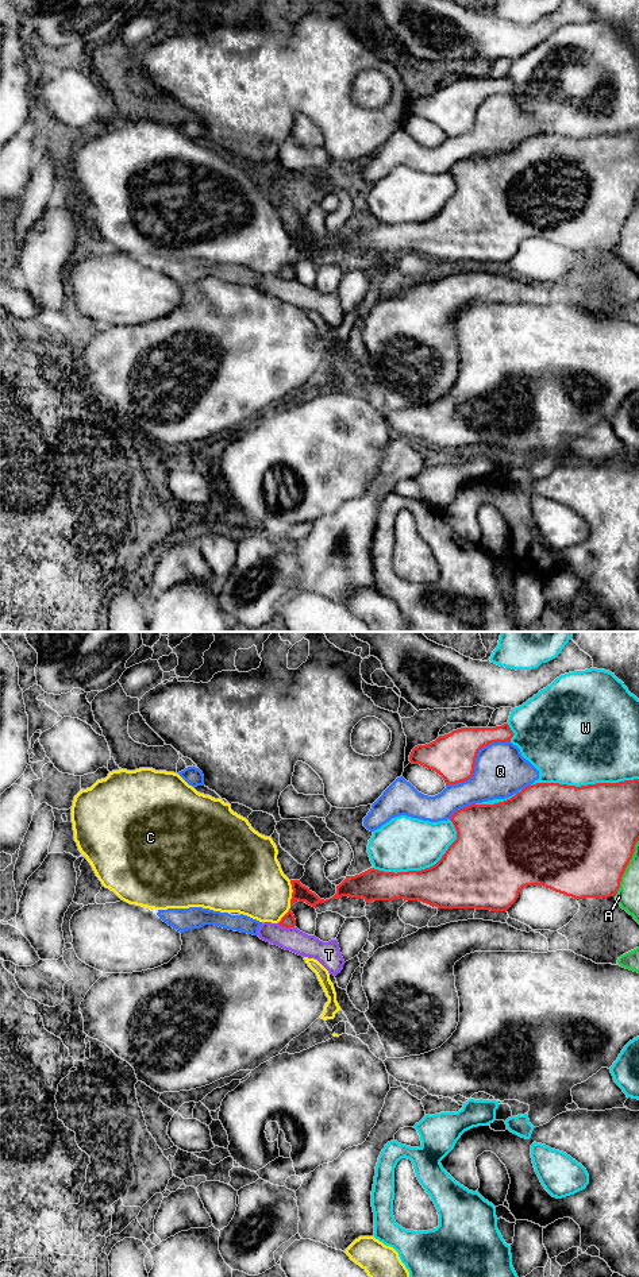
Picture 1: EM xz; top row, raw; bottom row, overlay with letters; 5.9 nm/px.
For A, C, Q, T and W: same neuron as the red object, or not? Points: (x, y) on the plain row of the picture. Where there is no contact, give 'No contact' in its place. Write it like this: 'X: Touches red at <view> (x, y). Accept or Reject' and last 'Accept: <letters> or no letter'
A: Touches red at xz (626, 219). Accept
C: Touches red at xz (292, 245). Reject
Q: Touches red at xz (474, 112). Reject
T: Touches red at xz (285, 278). Accept
W: Touches red at xz (584, 138). Reject
Accept: A, T

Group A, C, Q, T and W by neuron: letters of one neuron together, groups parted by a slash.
A T / C / Q / W

